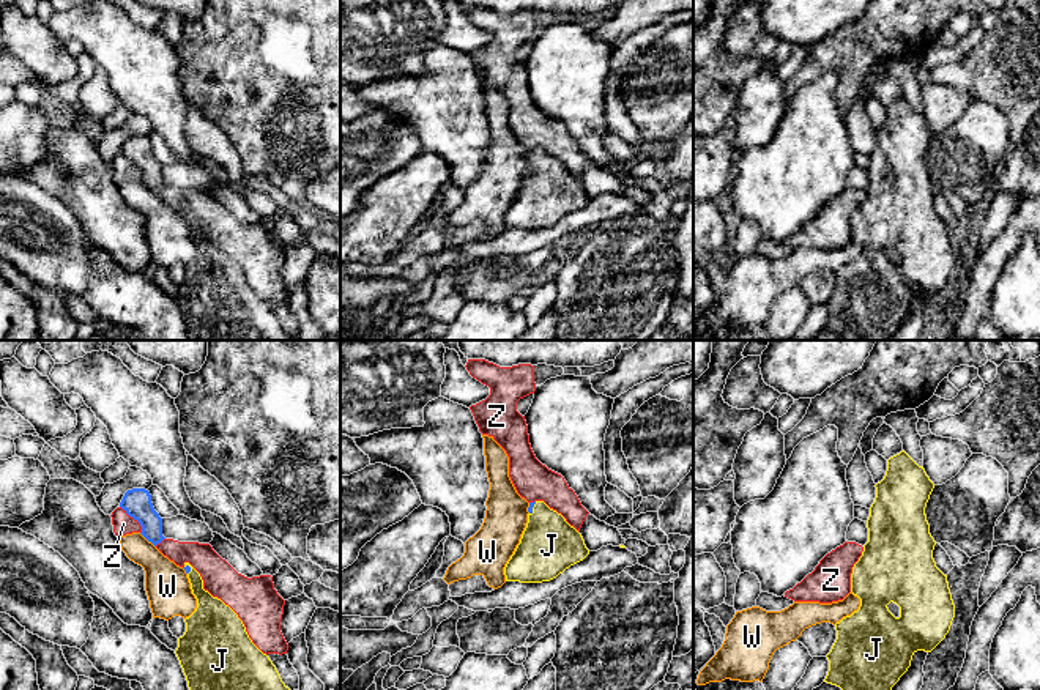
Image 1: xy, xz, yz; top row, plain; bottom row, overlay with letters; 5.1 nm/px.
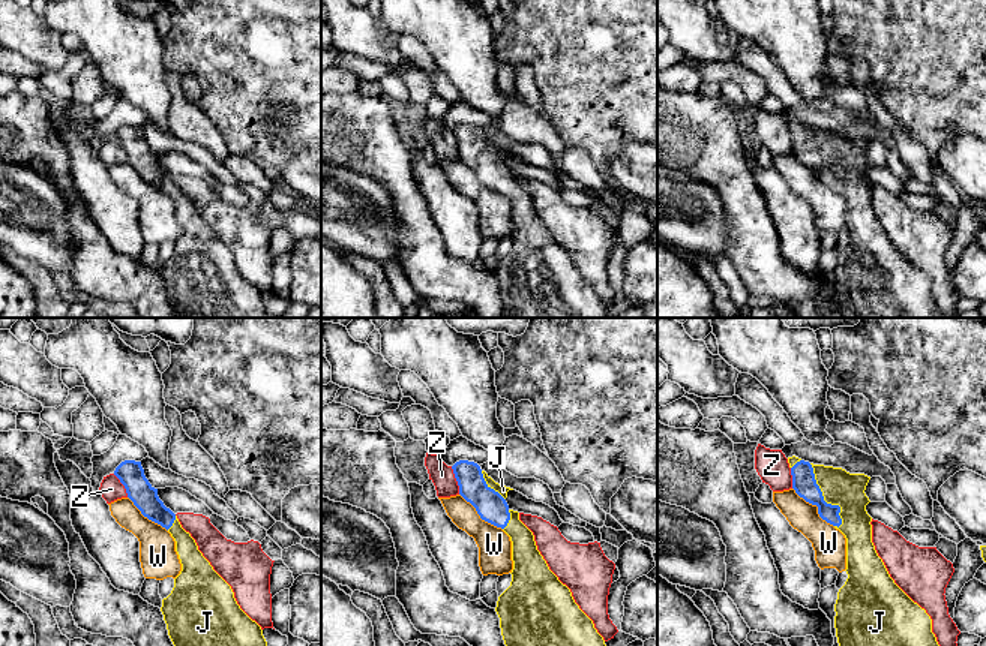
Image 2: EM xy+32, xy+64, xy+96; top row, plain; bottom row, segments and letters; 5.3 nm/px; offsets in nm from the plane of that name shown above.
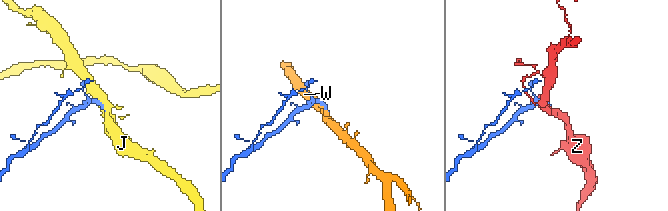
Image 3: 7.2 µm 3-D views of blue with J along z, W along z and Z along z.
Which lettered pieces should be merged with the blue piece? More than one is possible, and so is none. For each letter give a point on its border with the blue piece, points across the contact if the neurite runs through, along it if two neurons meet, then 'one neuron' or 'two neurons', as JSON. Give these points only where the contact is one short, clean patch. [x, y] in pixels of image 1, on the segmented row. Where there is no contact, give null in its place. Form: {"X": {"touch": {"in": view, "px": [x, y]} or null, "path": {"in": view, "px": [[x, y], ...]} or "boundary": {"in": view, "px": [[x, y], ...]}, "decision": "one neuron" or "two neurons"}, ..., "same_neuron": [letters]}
{"J": {"touch": {"in": "xz", "px": [533, 506]}, "decision": "one neuron"}, "W": {"touch": {"in": "xy", "px": [147, 539]}, "boundary": {"in": "xy", "px": [[139, 533], [155, 547]]}, "decision": "two neurons"}, "Z": {"touch": {"in": "xy", "px": [134, 519]}, "decision": "two neurons"}, "same_neuron": ["J"]}

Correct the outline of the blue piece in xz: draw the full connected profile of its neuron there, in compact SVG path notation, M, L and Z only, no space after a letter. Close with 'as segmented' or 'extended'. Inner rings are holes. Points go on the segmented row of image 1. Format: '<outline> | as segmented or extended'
M544 501L529 503L528 512L520 543L504 567L506 581L550 581L589 555L581 534Z | extended

